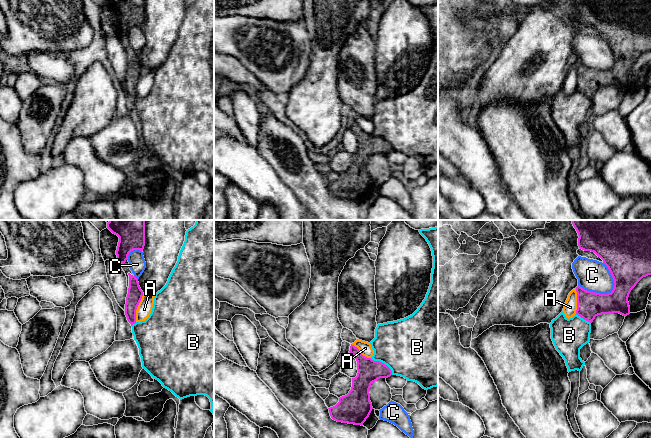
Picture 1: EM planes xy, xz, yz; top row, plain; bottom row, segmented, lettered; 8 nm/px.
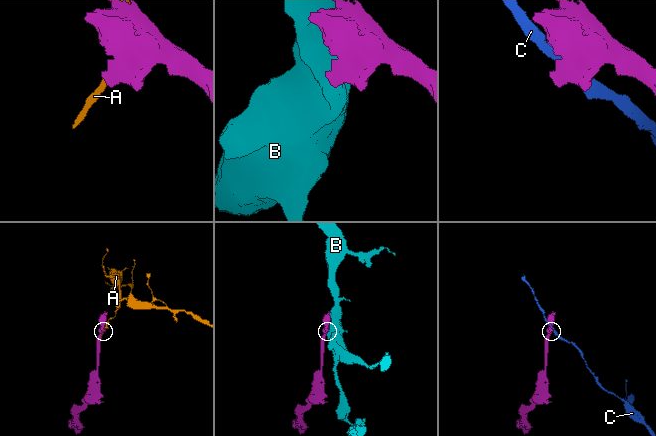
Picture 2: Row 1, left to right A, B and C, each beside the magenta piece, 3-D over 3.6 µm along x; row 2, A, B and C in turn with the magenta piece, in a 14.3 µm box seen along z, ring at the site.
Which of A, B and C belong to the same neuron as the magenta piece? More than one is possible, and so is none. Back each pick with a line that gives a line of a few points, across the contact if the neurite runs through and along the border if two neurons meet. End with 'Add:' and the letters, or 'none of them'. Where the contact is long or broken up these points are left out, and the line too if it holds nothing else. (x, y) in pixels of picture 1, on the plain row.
Add: none of them

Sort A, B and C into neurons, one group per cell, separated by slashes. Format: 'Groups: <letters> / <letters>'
Groups: A / B / C

